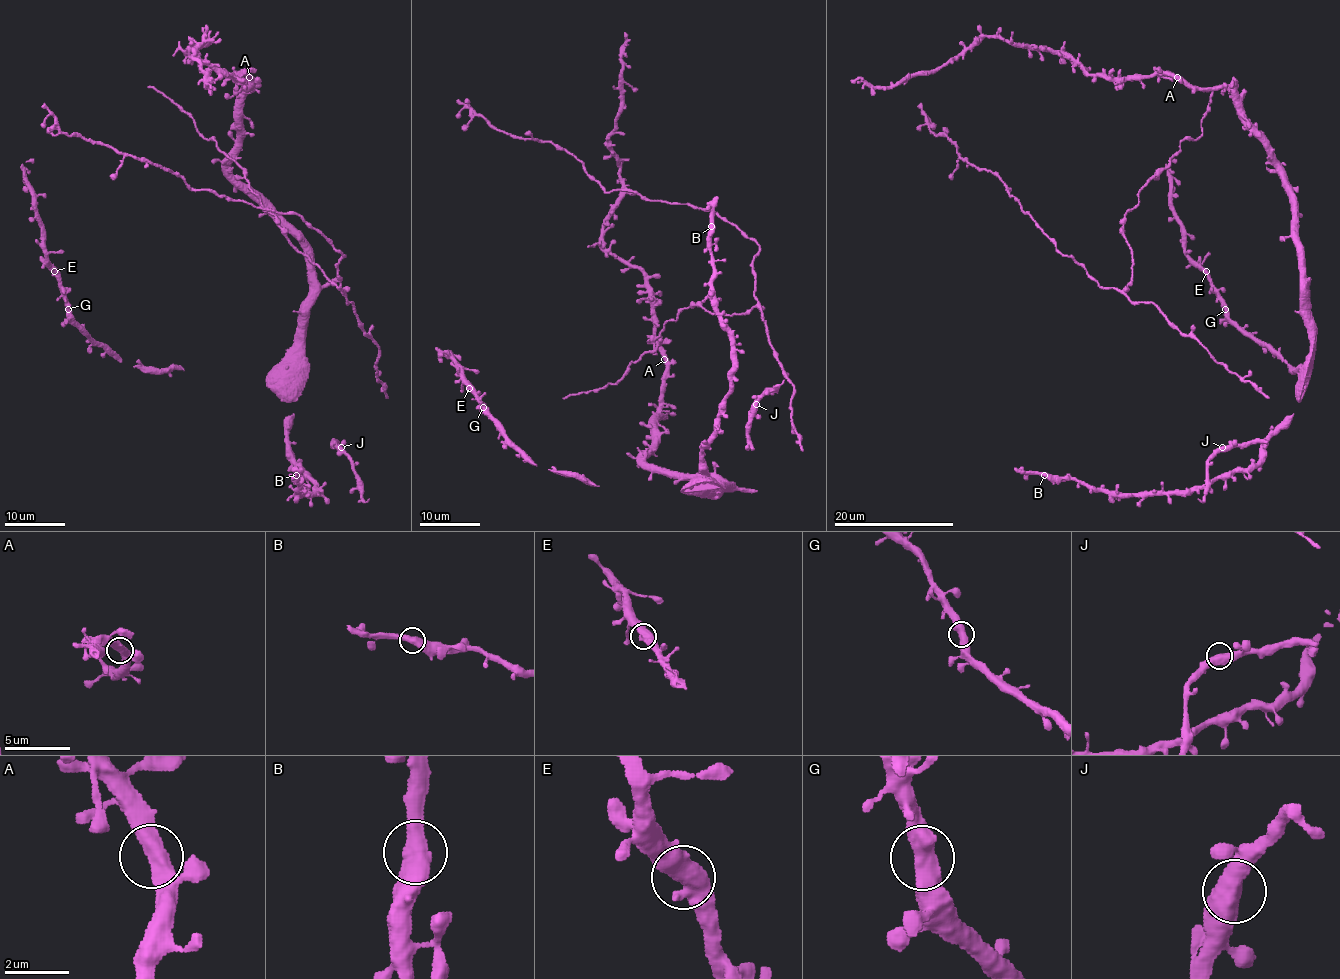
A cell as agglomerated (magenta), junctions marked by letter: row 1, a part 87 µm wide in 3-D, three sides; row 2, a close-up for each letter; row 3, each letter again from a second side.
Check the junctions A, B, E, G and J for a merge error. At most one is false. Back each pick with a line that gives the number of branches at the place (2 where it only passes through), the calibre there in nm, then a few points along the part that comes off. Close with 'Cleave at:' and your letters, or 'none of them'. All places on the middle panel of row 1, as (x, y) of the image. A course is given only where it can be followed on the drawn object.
Cleave at: none of them

